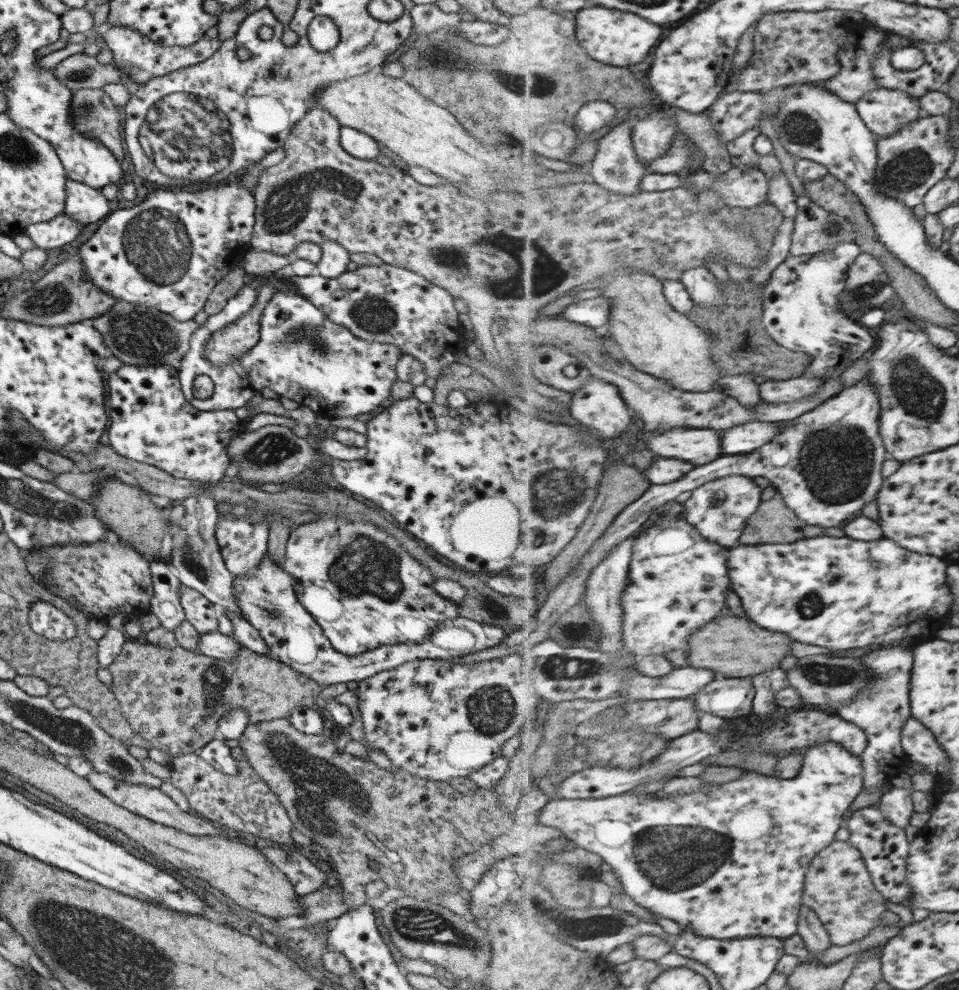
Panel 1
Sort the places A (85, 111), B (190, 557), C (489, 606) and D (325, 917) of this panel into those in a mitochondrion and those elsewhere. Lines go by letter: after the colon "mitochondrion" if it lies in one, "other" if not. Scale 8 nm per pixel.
A: mitochondrion
B: mitochondrion
C: mitochondrion
D: other

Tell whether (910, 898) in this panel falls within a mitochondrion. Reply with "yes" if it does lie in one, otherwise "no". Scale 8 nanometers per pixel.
no

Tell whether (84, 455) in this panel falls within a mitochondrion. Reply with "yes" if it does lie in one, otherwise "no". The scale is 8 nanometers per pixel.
no

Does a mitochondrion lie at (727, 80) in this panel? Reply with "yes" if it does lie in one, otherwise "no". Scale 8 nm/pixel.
no

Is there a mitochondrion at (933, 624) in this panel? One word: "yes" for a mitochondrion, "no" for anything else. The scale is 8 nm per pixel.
no

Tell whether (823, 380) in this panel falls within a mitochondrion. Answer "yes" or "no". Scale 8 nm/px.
no

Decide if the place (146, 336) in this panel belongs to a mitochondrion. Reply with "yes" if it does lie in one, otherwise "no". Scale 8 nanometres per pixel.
yes

